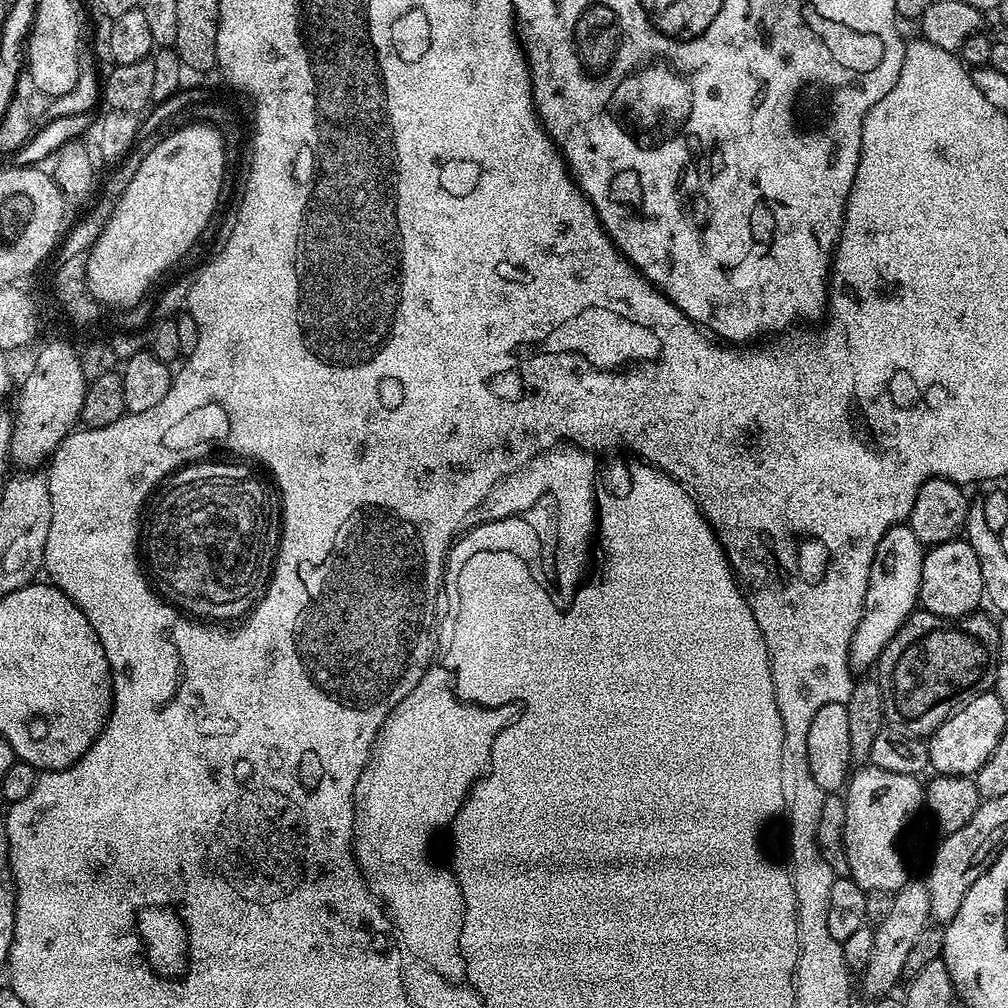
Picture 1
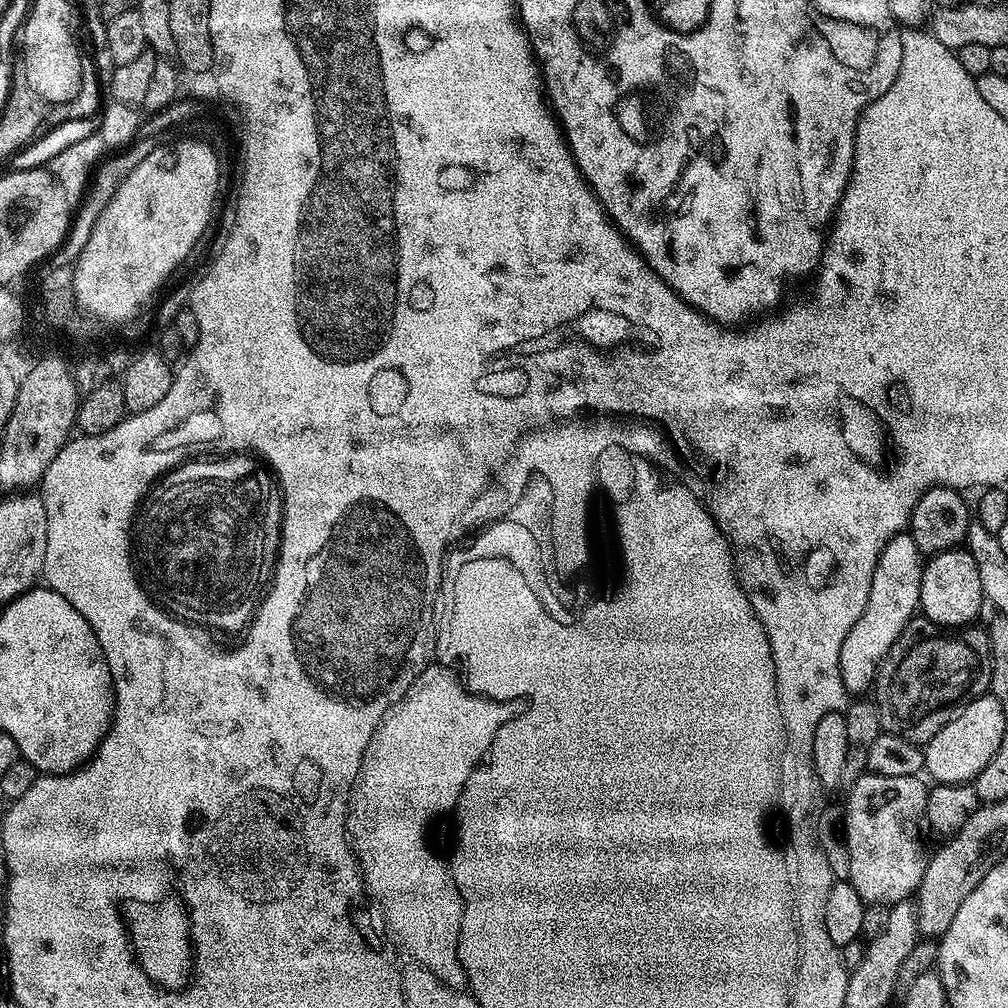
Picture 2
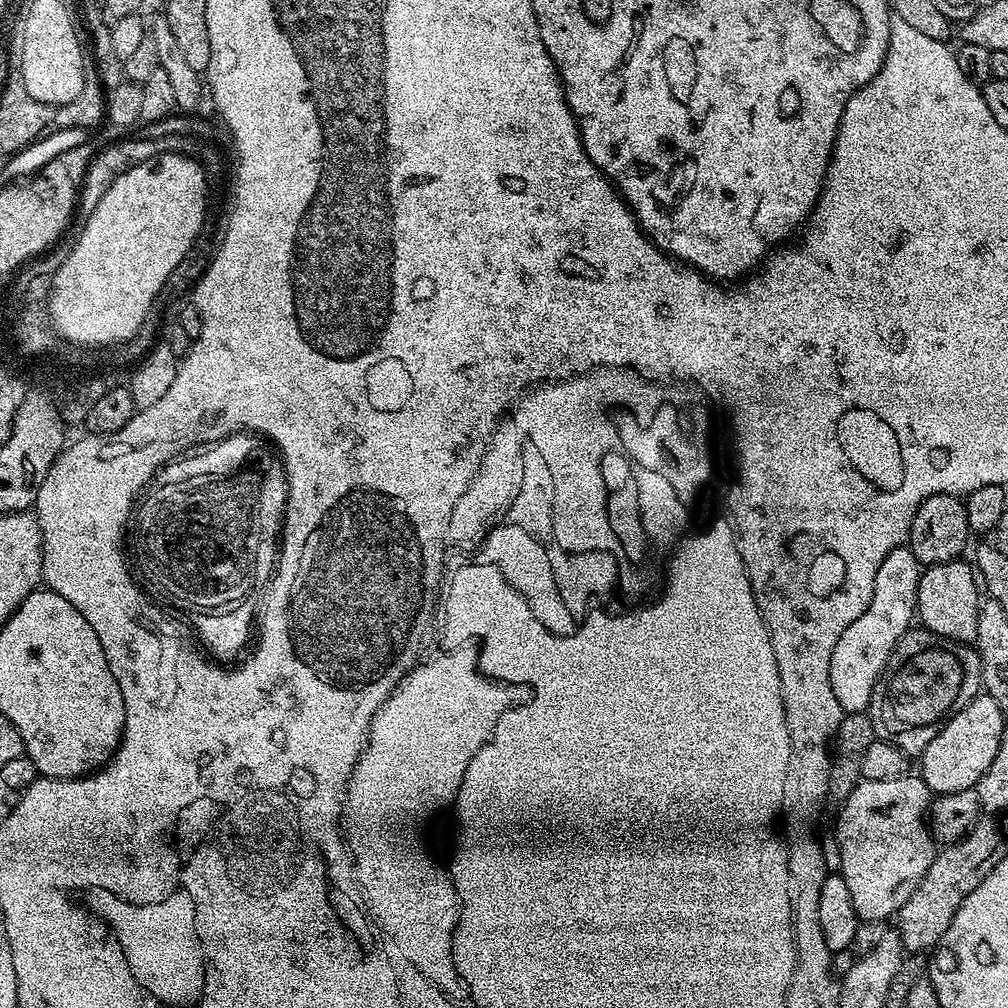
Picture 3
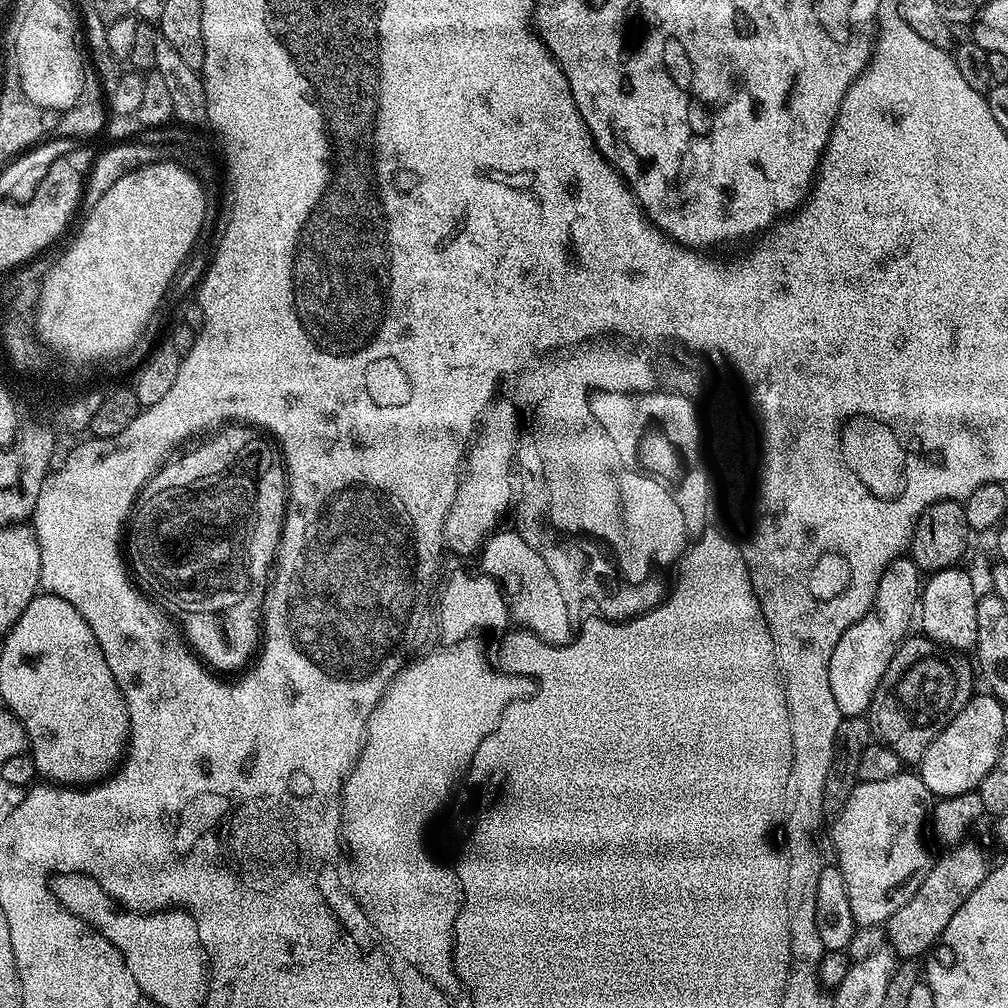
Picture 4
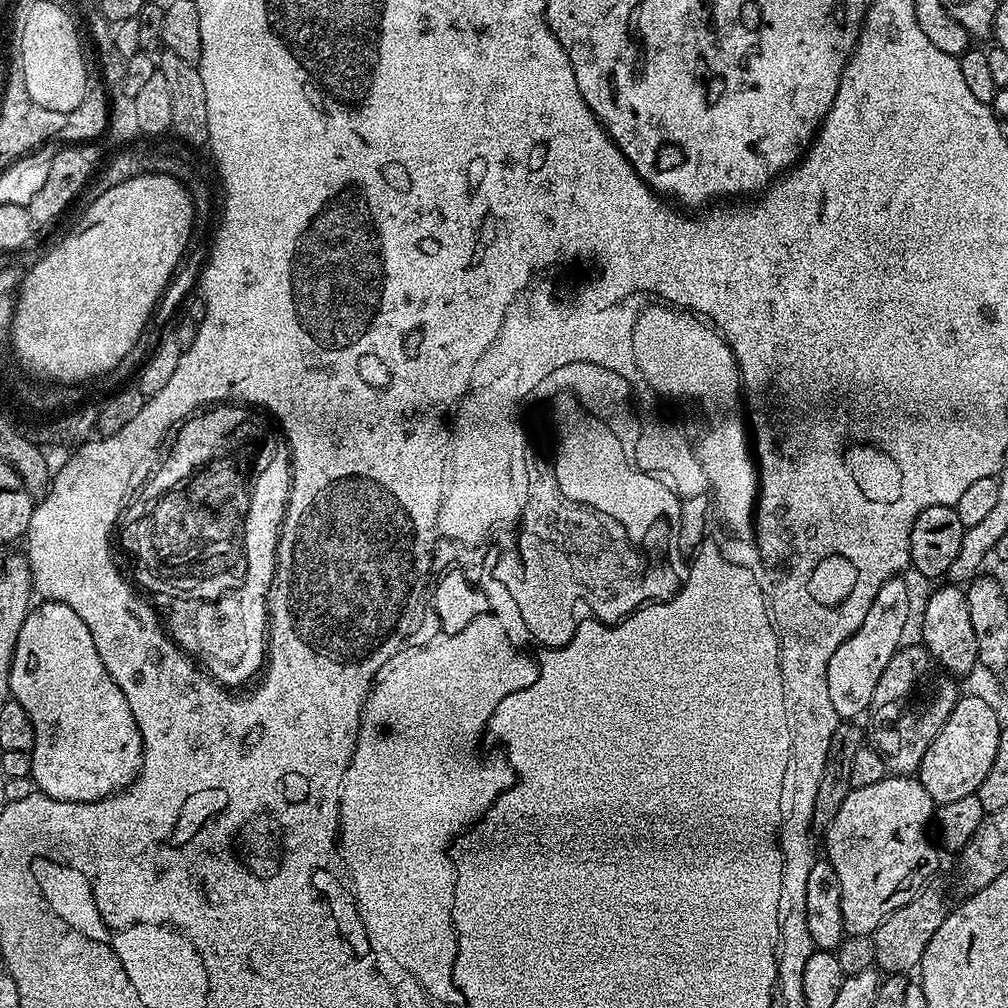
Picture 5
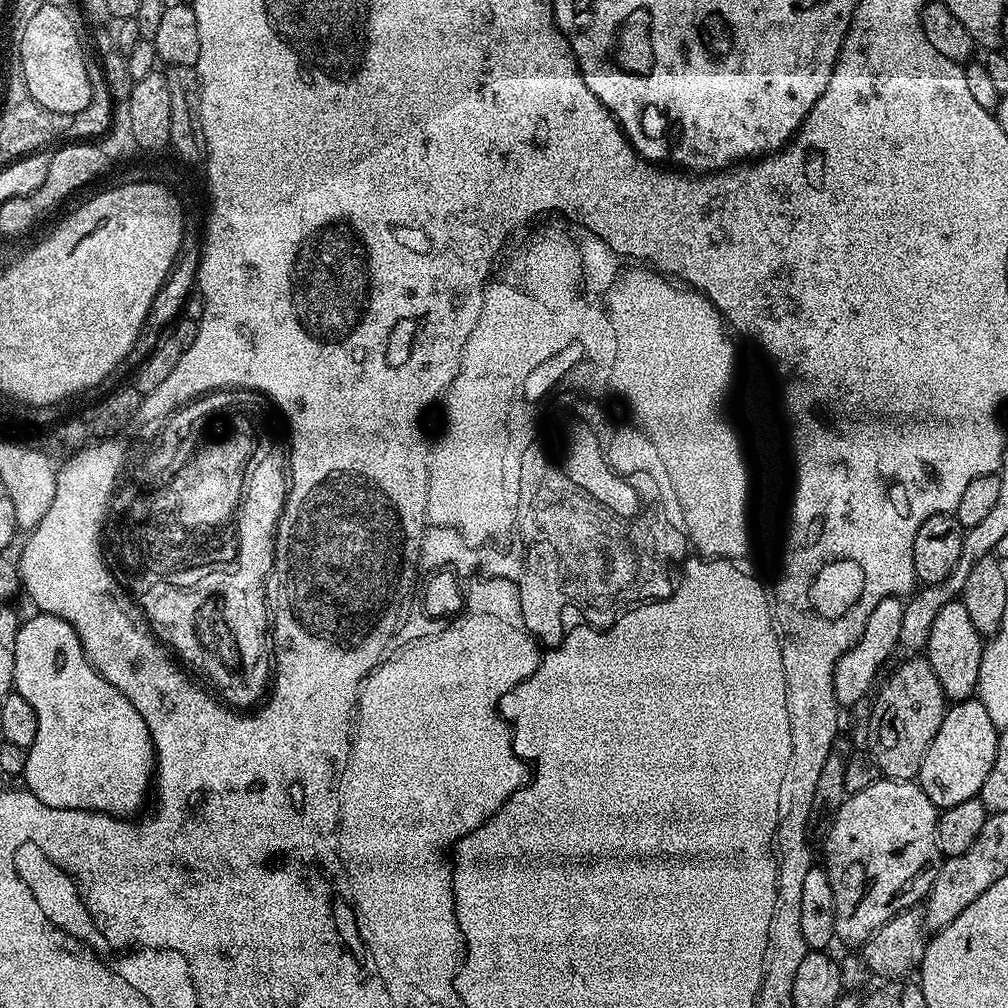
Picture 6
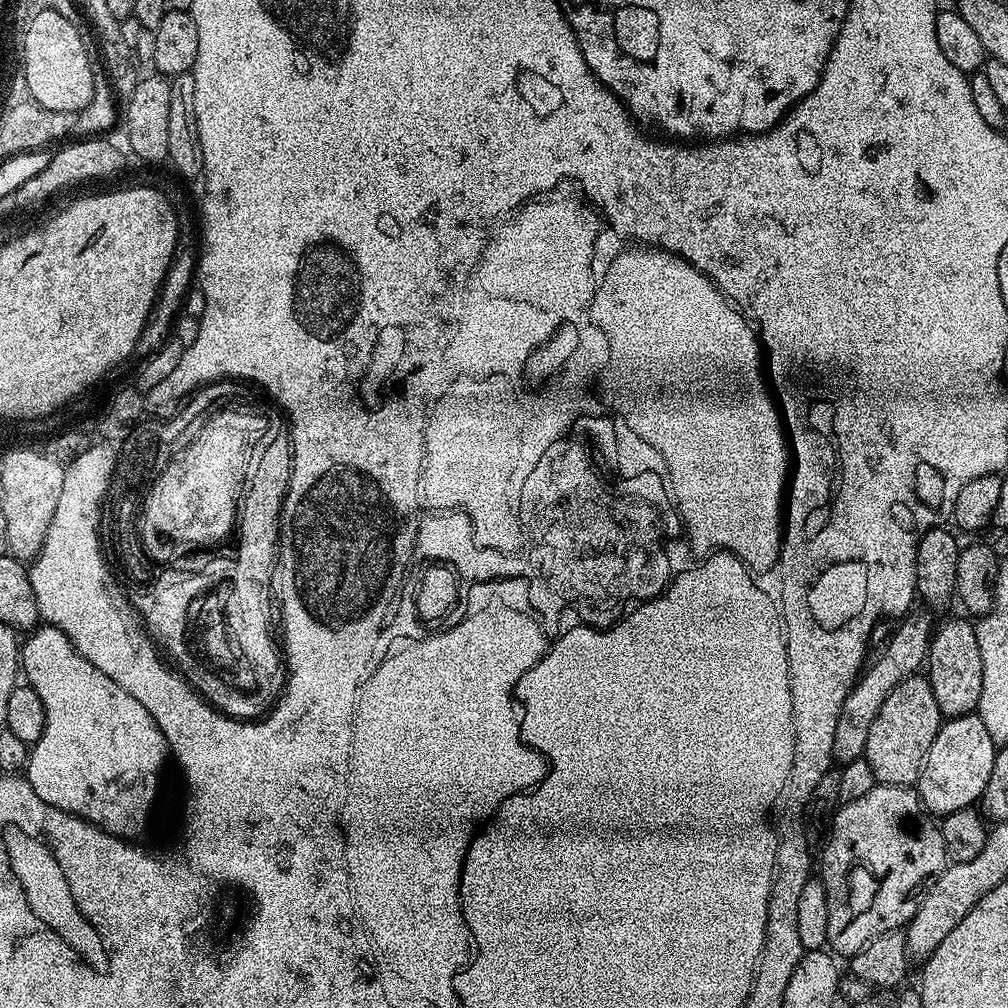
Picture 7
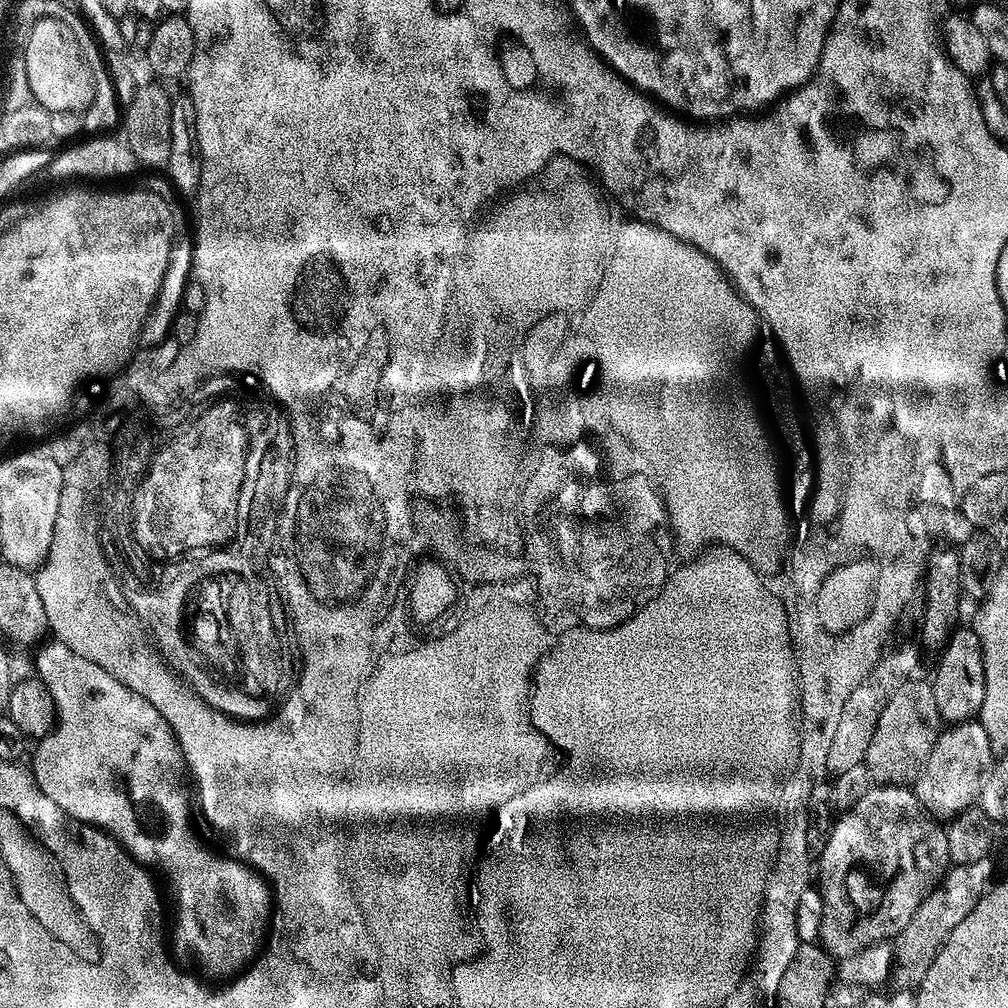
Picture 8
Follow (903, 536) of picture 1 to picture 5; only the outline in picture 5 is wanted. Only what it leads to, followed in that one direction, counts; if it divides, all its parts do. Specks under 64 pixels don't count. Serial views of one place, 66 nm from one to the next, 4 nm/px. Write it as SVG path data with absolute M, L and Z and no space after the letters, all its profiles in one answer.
M904 578L887 580L874 594L874 602L870 602L870 610L866 618L834 655L830 657L830 666L826 666L826 687L830 690L830 702L840 716L841 721L848 722L860 718L873 707L874 690L878 690L878 678L882 678L882 670L890 666L890 658L902 647L905 639L904 627L912 616L912 592Z

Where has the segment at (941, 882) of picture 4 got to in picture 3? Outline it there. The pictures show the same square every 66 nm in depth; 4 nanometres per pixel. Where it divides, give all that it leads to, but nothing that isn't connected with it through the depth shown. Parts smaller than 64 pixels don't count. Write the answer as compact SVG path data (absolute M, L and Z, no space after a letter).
M999 819L977 820L957 844L949 844L937 851L930 870L926 870L922 882L918 882L914 894L906 898L894 920L900 946L905 953L924 954L935 949L942 934L950 930L950 922L954 922L954 914L958 914L958 906L970 898L970 890L974 890L974 886L978 886L978 882L982 882L982 878L986 878L986 874L990 874L990 870L994 870L994 866L1006 855L1004 832L996 820Z

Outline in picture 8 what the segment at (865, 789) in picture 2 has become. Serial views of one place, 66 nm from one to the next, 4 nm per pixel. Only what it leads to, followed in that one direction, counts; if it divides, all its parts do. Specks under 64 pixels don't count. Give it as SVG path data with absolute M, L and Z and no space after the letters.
M873 786L848 812L835 817L832 833L819 849L818 891L822 900L819 943L833 958L858 954L871 944L891 941L914 918L914 910L944 879L949 867L946 831L920 807L908 786Z

